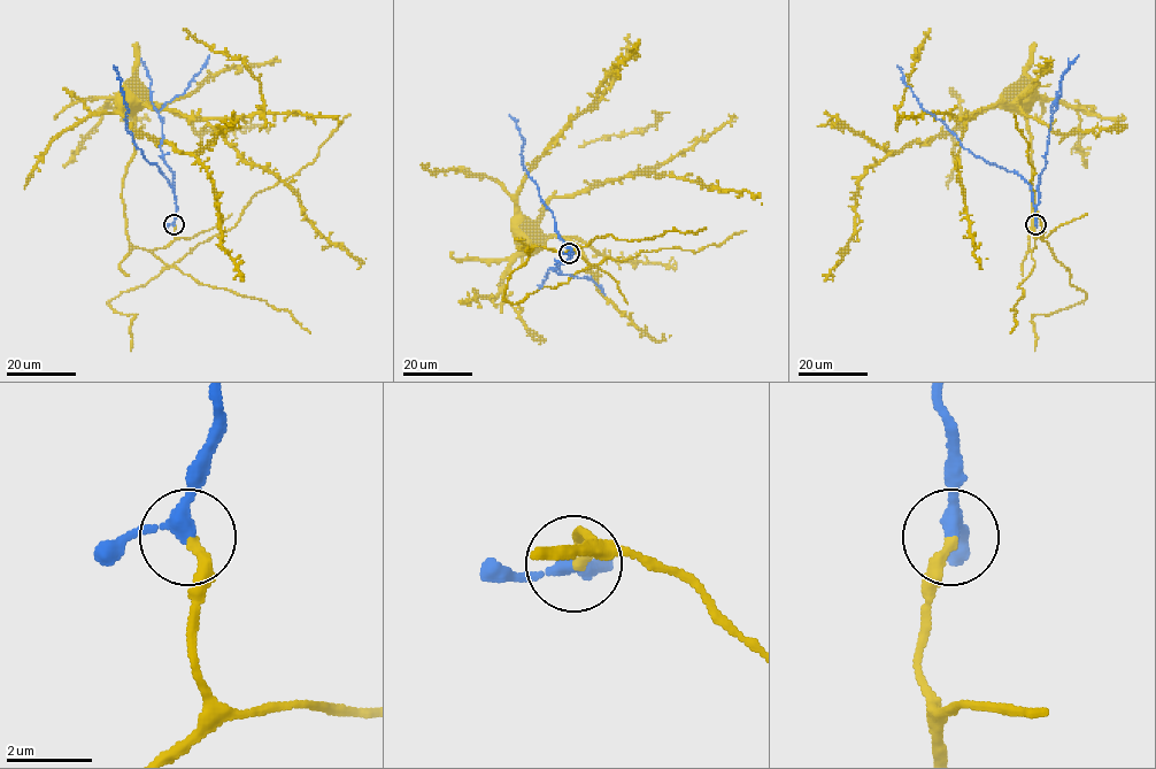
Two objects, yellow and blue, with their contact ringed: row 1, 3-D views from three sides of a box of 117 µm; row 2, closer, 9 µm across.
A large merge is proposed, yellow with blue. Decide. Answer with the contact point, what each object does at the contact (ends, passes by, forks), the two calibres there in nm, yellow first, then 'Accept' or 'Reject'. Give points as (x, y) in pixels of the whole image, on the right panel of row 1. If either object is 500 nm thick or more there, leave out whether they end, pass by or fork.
Place: (1035, 224). At the ring yellow ends. At the ring blue passes by. Thickness 240 nm (yellow) against 280 nm. Accept

